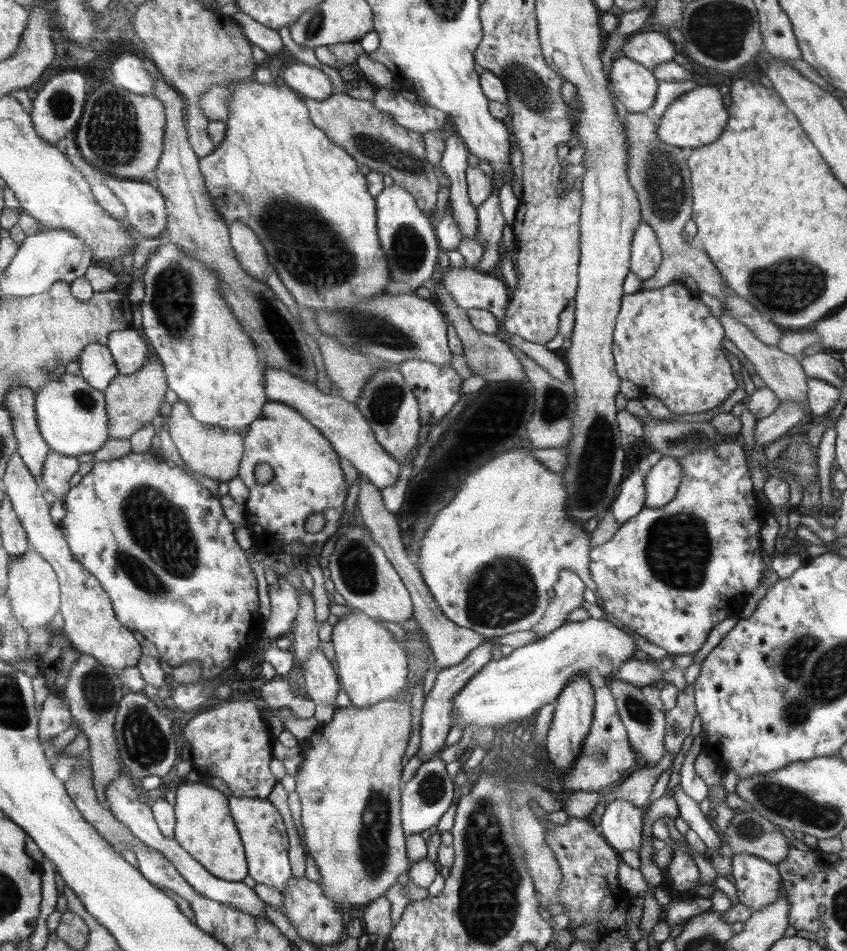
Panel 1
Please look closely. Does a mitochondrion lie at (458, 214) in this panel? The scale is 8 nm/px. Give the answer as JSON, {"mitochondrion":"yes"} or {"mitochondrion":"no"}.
{"mitochondrion":"no"}

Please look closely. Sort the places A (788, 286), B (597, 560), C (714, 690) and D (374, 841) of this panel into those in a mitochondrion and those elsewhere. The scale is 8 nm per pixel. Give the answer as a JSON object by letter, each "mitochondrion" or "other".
{"A":"mitochondrion","B":"other","C":"other","D":"mitochondrion"}

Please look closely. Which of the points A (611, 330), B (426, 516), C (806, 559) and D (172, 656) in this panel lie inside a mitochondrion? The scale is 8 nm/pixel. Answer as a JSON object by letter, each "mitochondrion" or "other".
{"A":"other","B":"other","C":"other","D":"other"}

